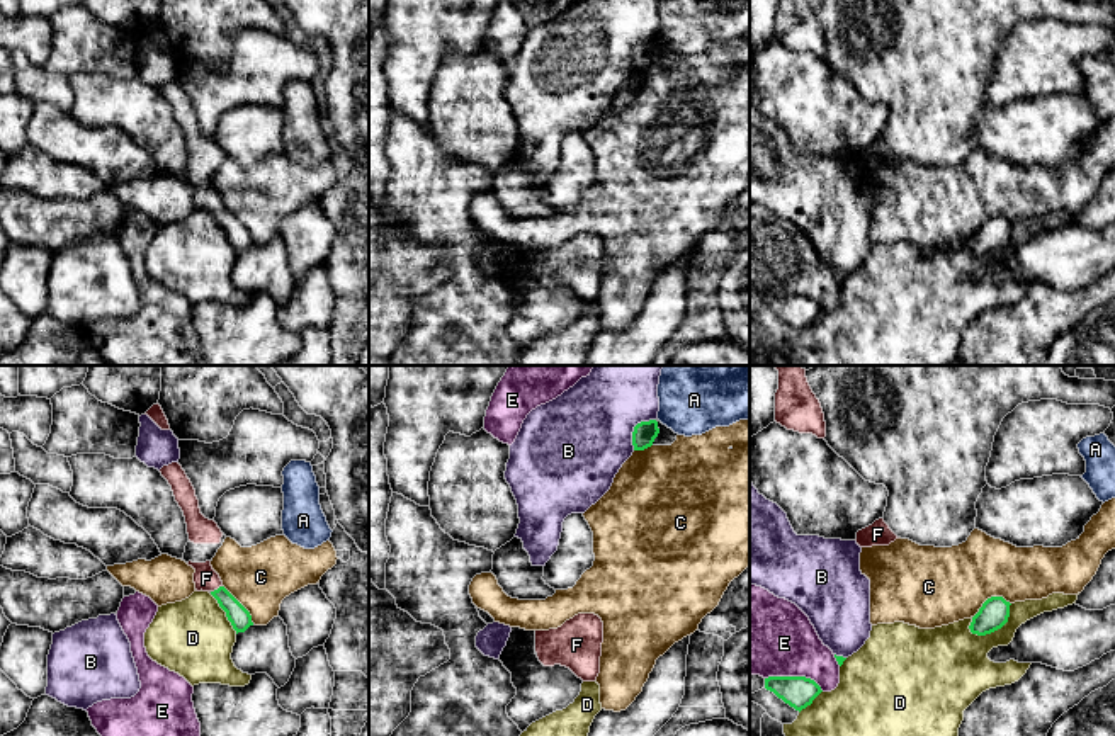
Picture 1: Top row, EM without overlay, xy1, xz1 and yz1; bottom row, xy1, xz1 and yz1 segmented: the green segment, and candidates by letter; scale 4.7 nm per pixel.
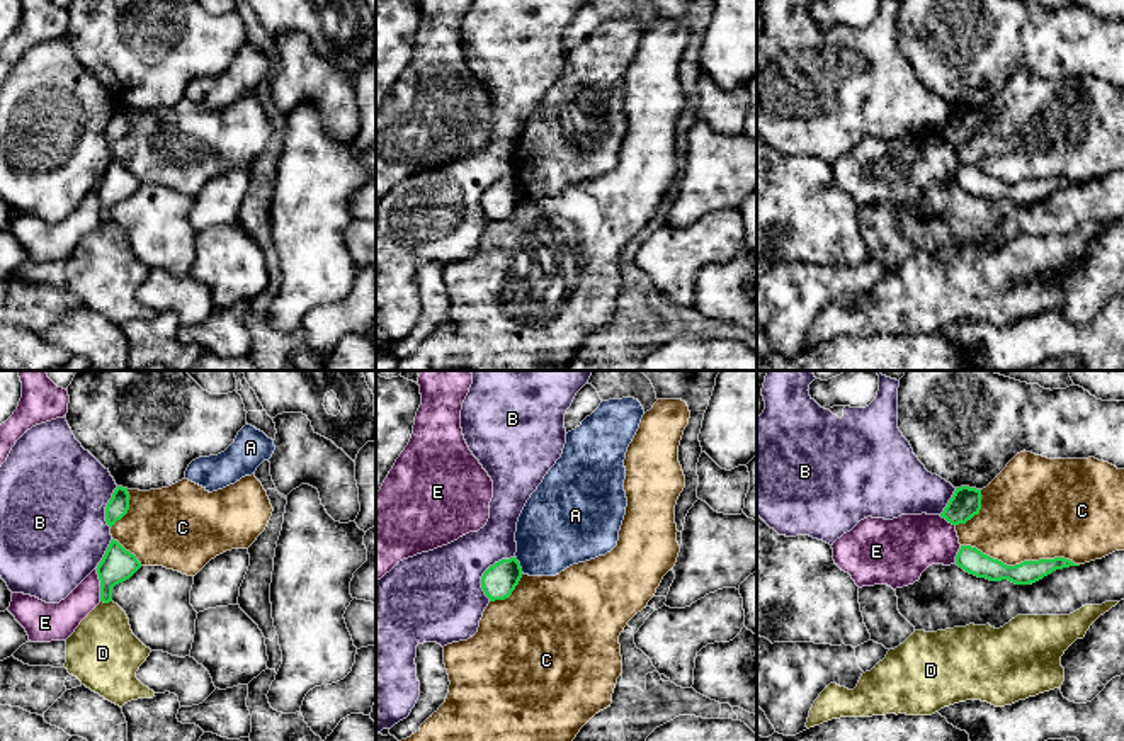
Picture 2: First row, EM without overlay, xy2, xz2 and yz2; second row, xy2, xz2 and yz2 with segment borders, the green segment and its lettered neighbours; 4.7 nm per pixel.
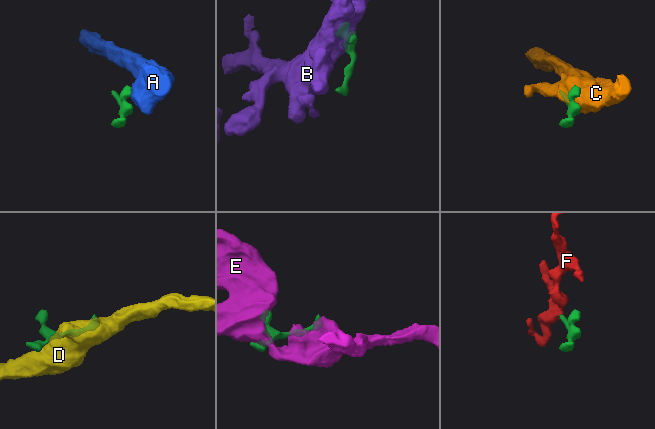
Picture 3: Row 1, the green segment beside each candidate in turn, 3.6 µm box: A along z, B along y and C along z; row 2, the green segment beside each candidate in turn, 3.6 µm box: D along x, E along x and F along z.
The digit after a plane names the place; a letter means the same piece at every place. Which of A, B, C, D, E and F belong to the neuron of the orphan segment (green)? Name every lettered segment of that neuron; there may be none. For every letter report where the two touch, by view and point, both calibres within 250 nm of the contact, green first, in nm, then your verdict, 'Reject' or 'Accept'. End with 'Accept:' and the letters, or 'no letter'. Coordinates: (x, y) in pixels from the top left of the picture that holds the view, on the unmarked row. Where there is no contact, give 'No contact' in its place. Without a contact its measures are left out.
A: Touches green at xz2 (519, 184). Thickness 160 nm (green) against 380 nm. Reject
B: Touches green at xz2 (485, 191). Thickness 160 nm (green) against 420 nm. Reject
C: Touches green at yz2 (1021, 182). Thickness 120 nm (green) against 460 nm. Reject
D: Touches green at yz1 (996, 249). Thickness 140 nm (green) against 320 nm. Reject
E: Touches green at yz1 (794, 296). Thickness 150 nm (green) against 380 nm. Reject
F: Touches green at xy1 (218, 208). Thickness 100 nm (green) against 110 nm. Accept
Accept: F

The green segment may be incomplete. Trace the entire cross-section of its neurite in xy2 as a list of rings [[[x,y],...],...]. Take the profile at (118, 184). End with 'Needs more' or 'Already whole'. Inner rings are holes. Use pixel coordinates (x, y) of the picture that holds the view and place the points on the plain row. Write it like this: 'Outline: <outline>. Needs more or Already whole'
Outline: [[[112,158],[97,185],[97,194],[100,199],[100,221],[112,221],[112,207],[129,199],[139,187],[141,182],[136,175]]]. Already whole

